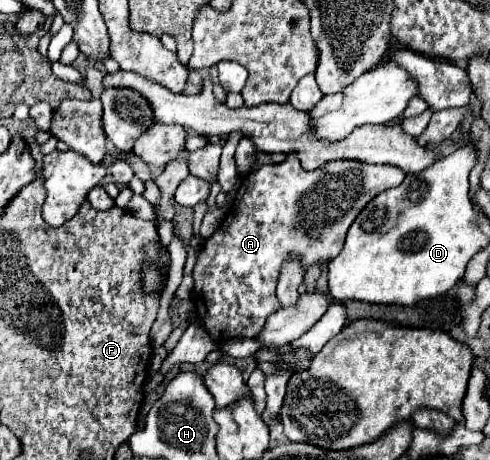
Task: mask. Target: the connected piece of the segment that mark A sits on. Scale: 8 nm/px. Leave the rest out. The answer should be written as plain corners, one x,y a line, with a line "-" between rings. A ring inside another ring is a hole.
286,153
286,159
282,163
262,165
256,171
248,173
238,191
234,207
224,215
220,227
204,241
198,263
194,267
192,303
200,323
214,339
214,343
222,345
220,341
226,339
256,337
266,319
280,309
276,283
282,265
290,259
290,253
298,255
304,271
308,271
316,263
324,263
330,257
336,257
344,245
346,231
350,229
358,213
368,205
368,201
372,201
378,193
400,185
404,177
404,171
394,165
366,165
346,159
322,165
322,169
306,171
302,169
296,153

